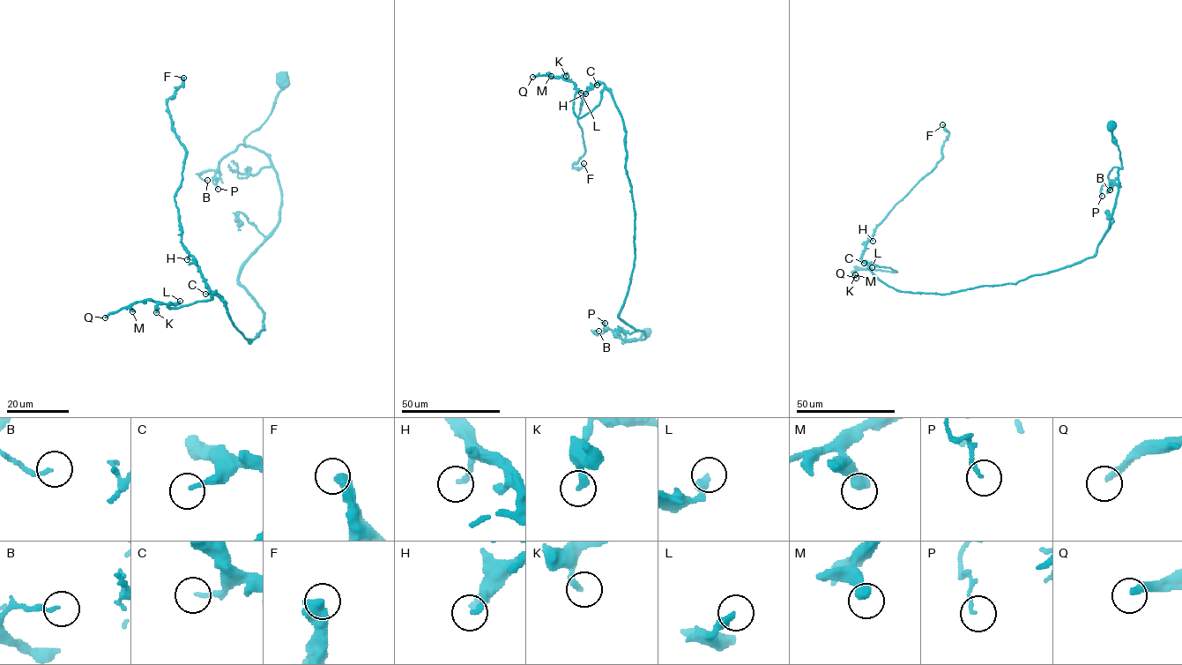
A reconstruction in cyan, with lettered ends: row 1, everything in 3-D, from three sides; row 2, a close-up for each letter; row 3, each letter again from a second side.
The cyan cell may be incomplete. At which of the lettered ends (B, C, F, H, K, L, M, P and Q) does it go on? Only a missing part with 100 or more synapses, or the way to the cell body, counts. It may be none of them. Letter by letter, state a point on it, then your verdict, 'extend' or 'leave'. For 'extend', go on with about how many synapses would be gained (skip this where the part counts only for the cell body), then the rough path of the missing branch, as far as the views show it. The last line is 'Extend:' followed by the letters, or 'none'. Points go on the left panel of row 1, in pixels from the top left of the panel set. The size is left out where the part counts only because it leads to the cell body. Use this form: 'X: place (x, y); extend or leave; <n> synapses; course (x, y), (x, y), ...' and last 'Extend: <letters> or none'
B: place (207, 180); leave
C: place (205, 294); leave
F: place (183, 78); leave
H: place (187, 259); leave
K: place (156, 312); leave
L: place (180, 301); leave
M: place (132, 311); leave
P: place (218, 189); leave
Q: place (105, 317); extend; 250 synapses
Extend: Q

